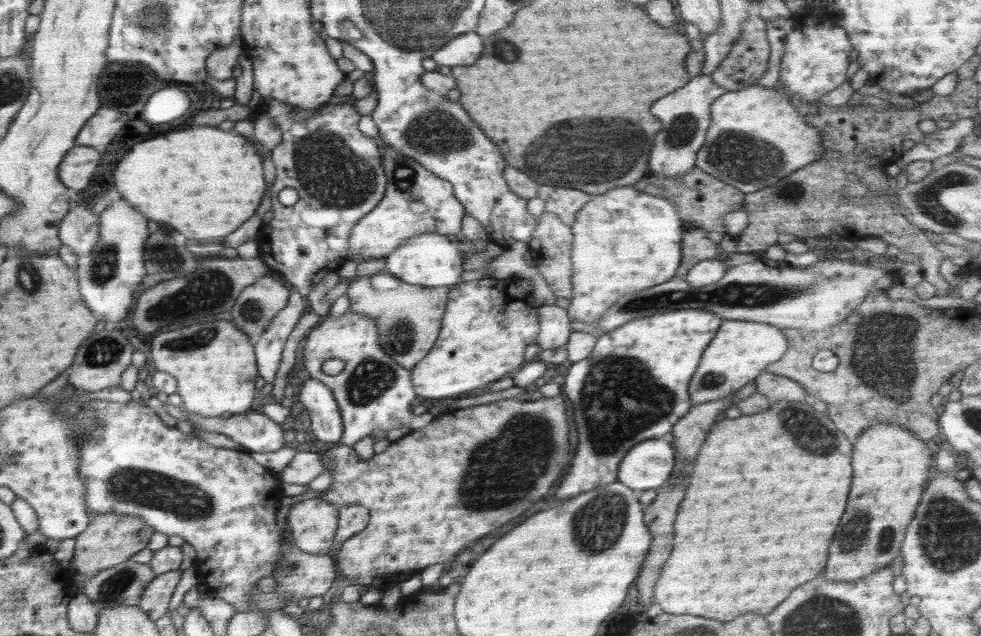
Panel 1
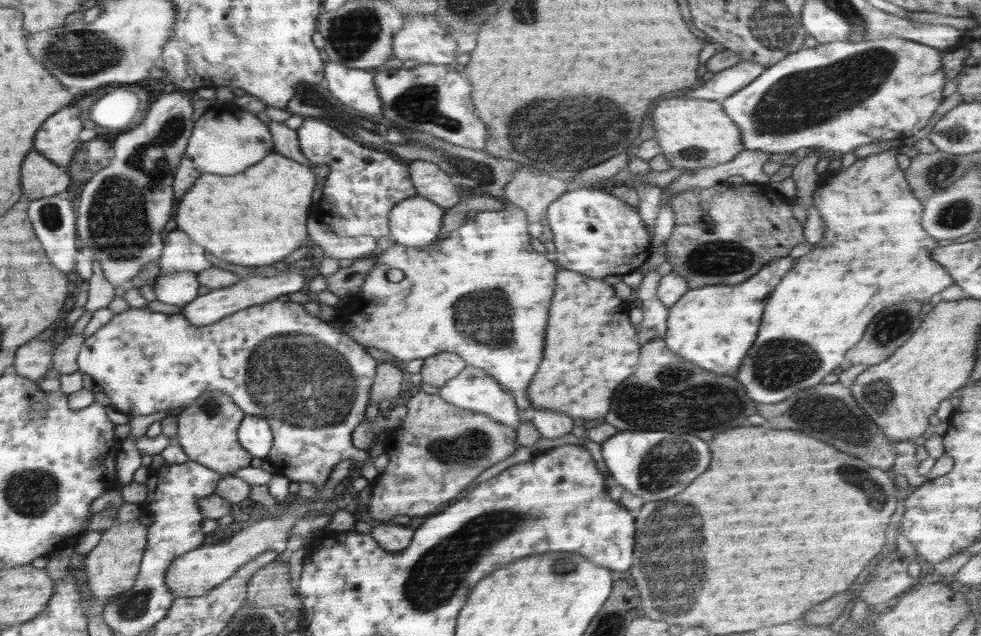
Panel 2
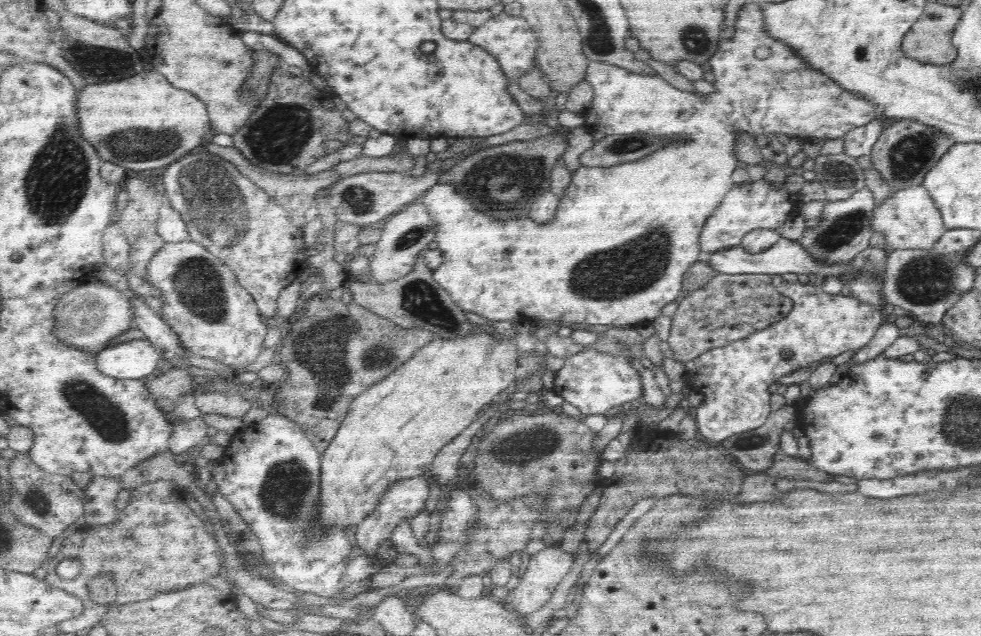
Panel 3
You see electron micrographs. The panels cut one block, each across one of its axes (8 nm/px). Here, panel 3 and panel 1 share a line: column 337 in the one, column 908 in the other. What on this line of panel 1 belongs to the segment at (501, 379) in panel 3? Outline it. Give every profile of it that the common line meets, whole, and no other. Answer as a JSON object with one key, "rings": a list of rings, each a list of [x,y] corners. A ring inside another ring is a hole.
{"rings":[[[876,422],[875,426],[868,428],[860,437],[853,441],[854,454],[852,454],[852,488],[850,488],[850,498],[848,498],[848,504],[846,504],[846,512],[840,520],[840,534],[836,530],[836,536],[832,540],[832,546],[830,546],[830,554],[828,554],[828,564],[826,564],[826,570],[824,570],[824,578],[828,578],[828,582],[852,582],[854,580],[860,580],[864,578],[866,574],[872,574],[884,566],[888,566],[892,561],[901,554],[901,546],[904,540],[906,529],[910,524],[910,520],[914,518],[914,512],[916,512],[916,506],[918,506],[918,500],[920,500],[920,494],[922,494],[922,488],[926,484],[926,480],[929,475],[928,468],[930,467],[930,460],[935,453],[935,444],[926,444],[924,440],[916,438],[915,435],[910,435],[906,430],[901,430],[900,424],[888,424],[888,422]]]}

